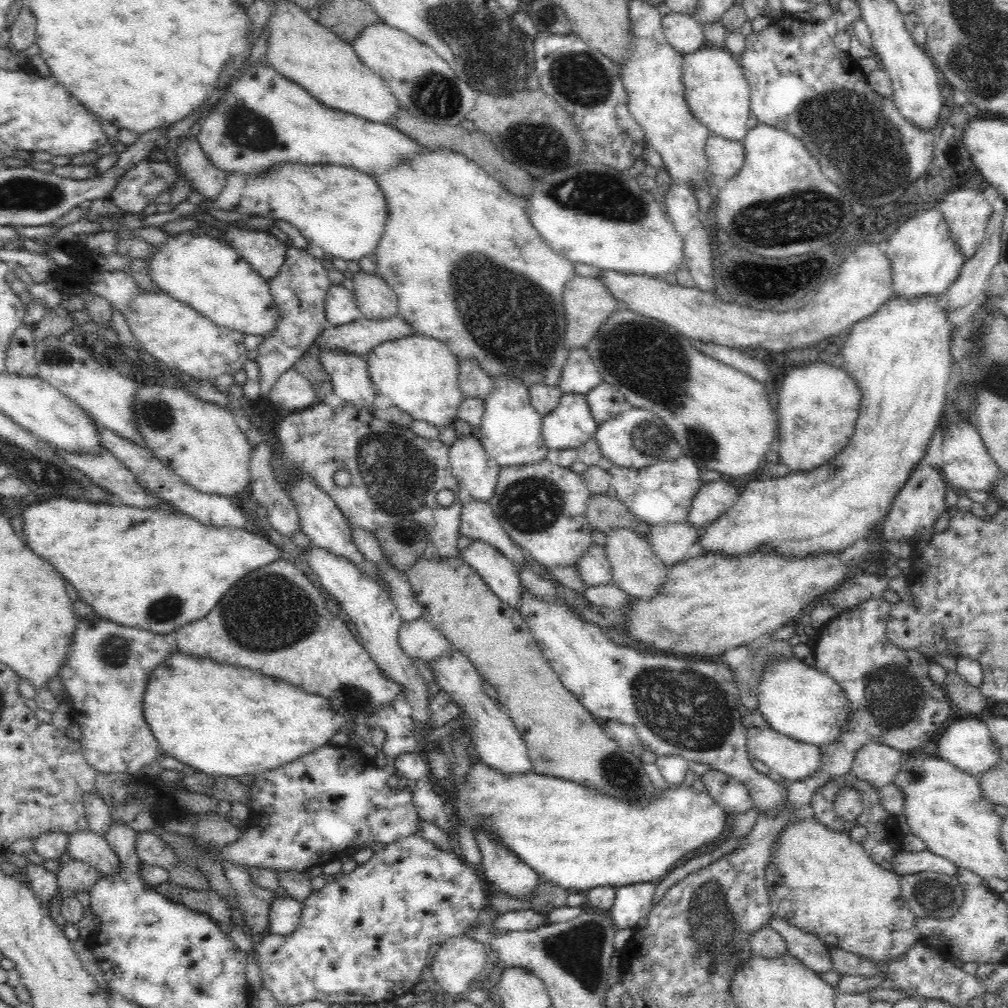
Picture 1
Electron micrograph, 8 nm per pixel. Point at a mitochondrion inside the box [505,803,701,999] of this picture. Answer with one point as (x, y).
(578, 950)

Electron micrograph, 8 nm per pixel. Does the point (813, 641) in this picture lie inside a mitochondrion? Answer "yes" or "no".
no

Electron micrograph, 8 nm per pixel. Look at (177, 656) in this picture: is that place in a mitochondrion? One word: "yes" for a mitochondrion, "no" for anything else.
no

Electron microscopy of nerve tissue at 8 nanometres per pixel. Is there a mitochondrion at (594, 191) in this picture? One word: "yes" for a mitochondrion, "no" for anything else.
yes

